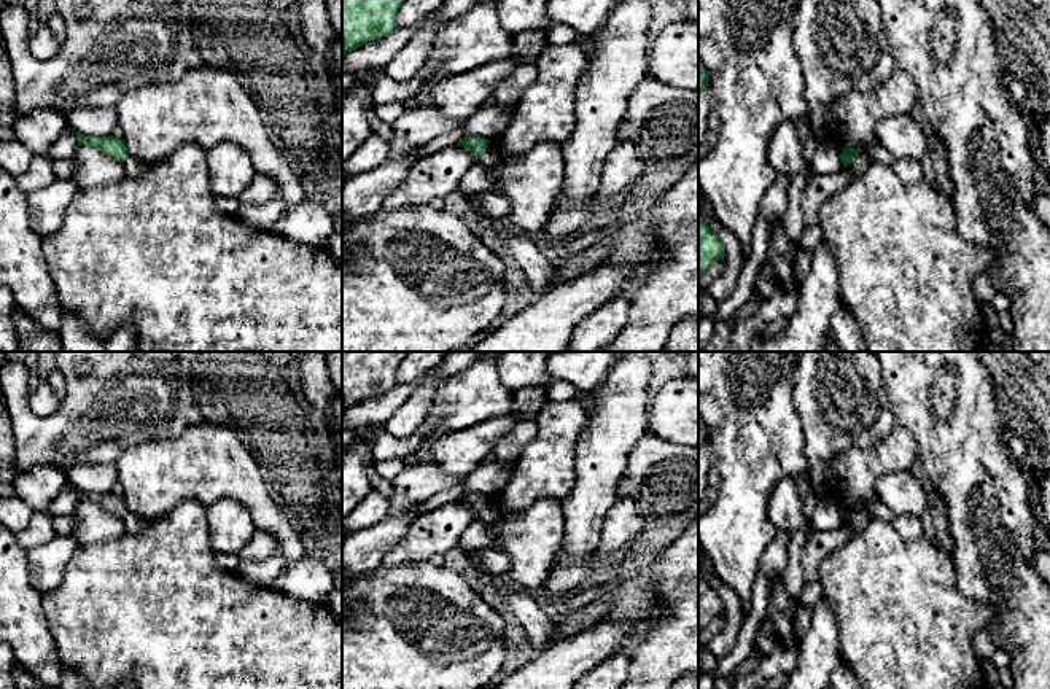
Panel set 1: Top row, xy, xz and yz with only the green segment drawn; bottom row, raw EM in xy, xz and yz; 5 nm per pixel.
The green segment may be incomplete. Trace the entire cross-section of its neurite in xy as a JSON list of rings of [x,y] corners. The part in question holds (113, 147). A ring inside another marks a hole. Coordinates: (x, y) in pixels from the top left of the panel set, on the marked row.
[[[78,132],[75,134],[78,146],[81,145],[95,146],[105,151],[107,154],[113,156],[115,159],[118,159],[126,170],[126,177],[138,178],[148,170],[146,164],[142,164],[127,154],[124,142],[118,140],[115,135],[91,138]]]

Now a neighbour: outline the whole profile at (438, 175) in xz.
[[[458,145],[417,161],[407,178],[387,196],[382,210],[426,205],[436,197],[449,199],[477,161],[469,150]]]

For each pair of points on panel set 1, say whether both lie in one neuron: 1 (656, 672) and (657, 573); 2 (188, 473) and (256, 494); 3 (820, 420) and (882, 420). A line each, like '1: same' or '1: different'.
1: same
2: same
3: same

